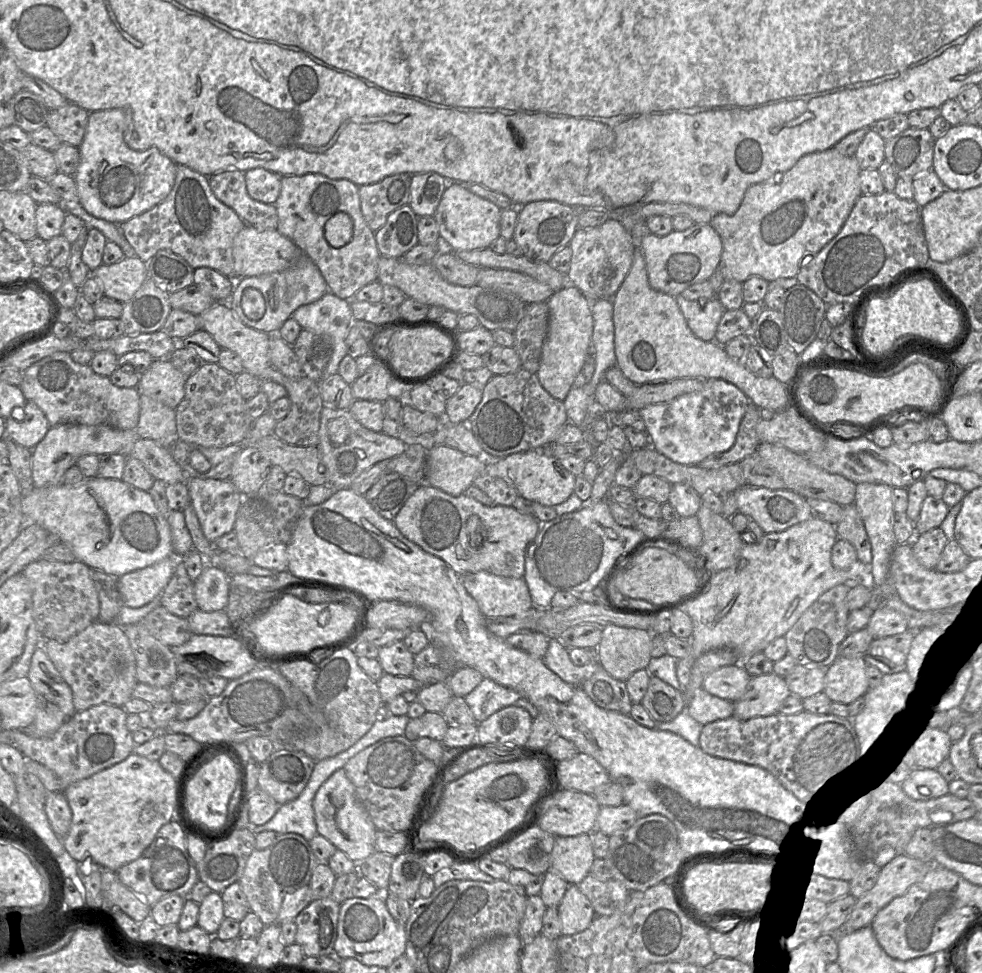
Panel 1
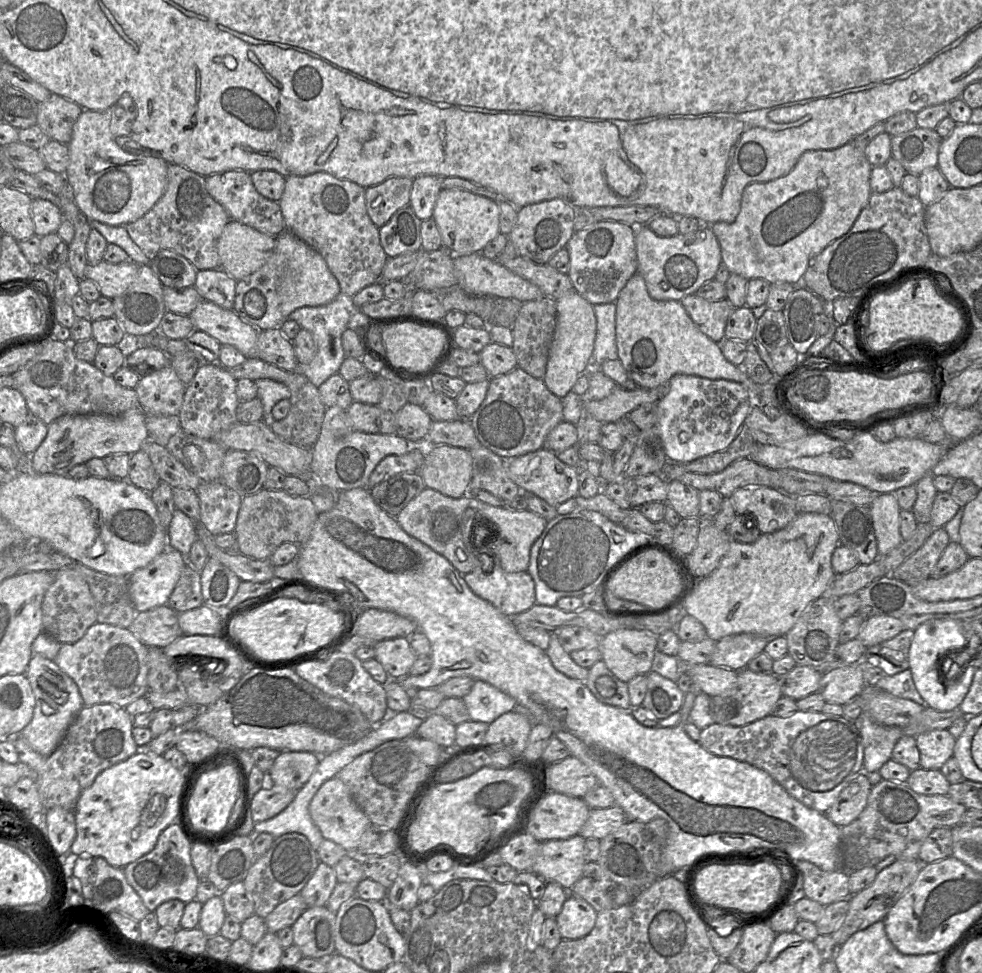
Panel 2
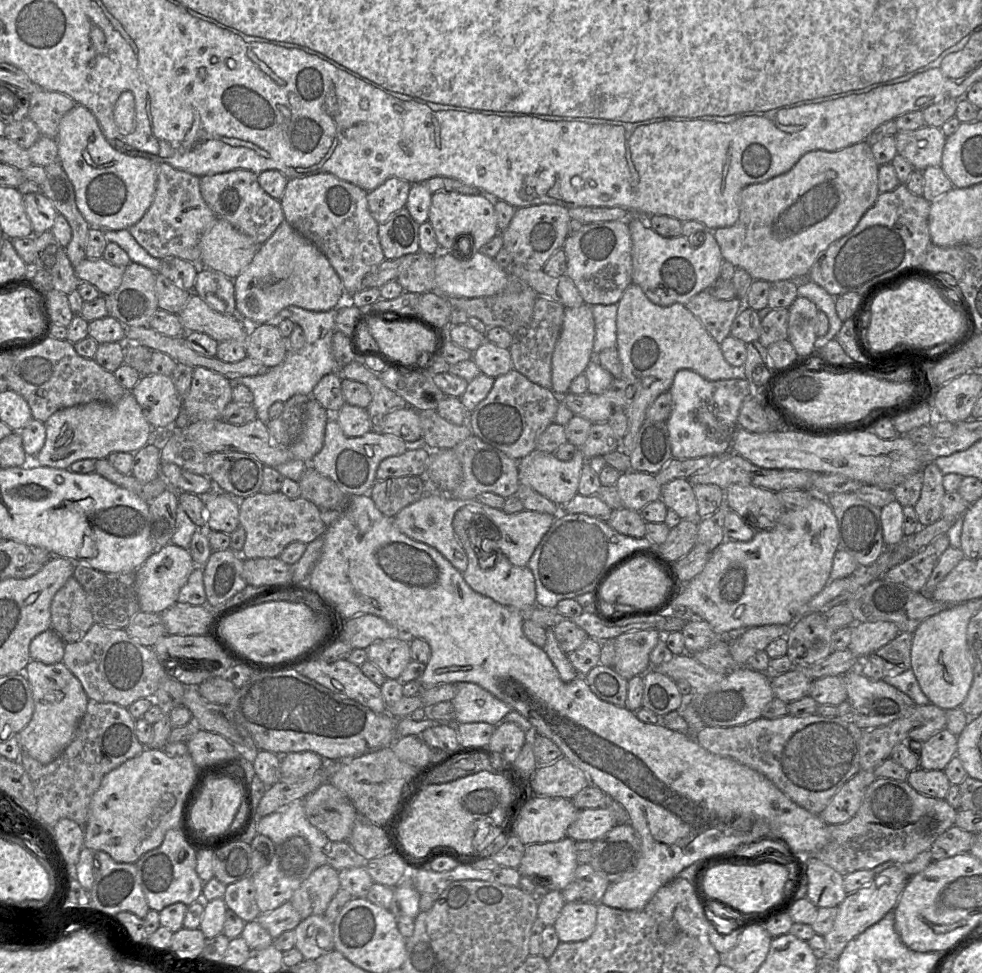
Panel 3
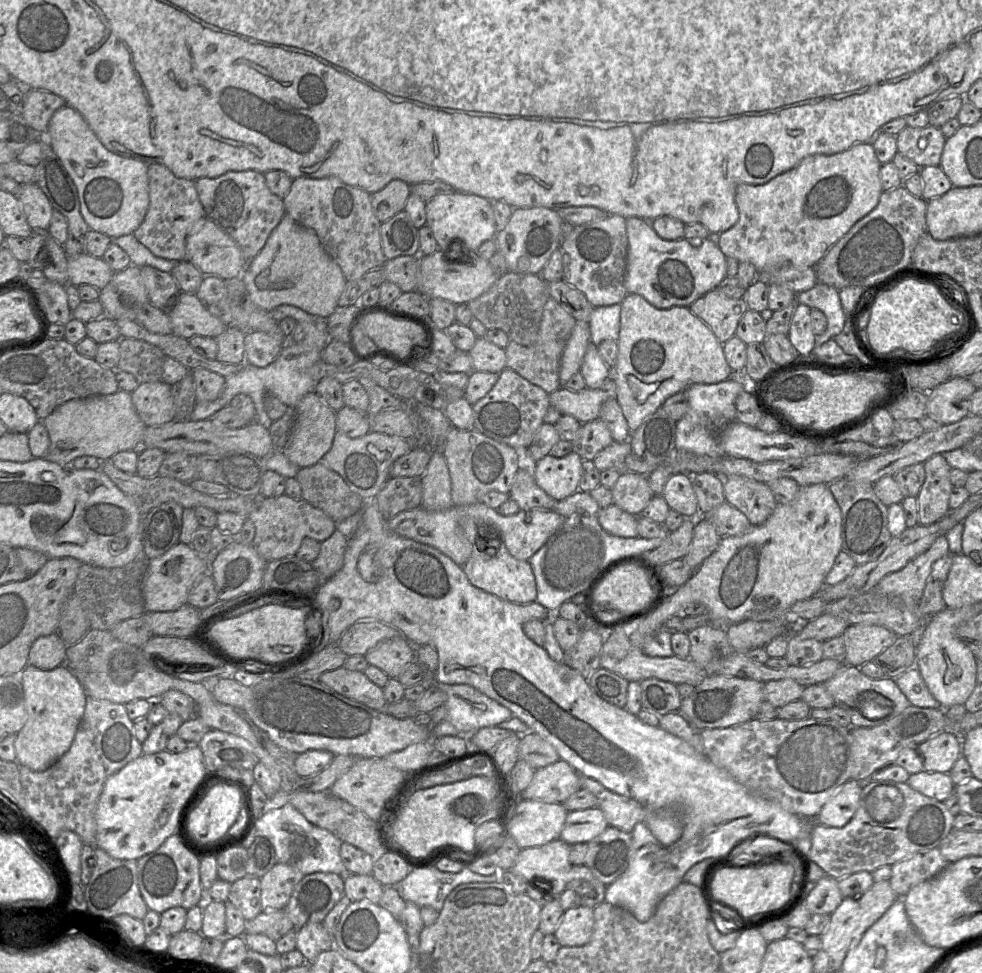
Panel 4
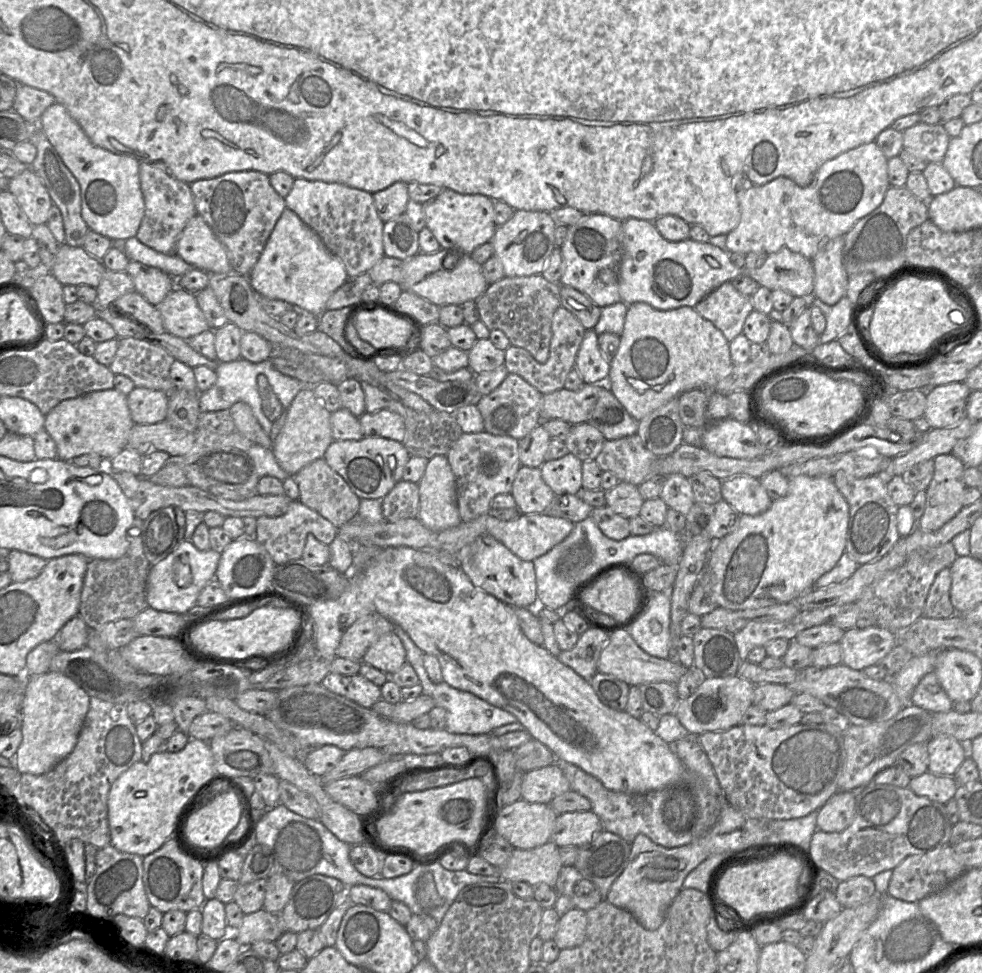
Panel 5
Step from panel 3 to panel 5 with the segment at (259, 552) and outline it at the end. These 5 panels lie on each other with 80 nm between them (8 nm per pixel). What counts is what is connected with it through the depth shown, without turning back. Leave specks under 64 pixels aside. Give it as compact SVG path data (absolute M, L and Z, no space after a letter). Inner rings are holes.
M291 501L287 511L278 517L260 516L256 519L256 541L264 546L276 565L300 559L309 534L329 545L337 536L338 529L318 512L300 501Z

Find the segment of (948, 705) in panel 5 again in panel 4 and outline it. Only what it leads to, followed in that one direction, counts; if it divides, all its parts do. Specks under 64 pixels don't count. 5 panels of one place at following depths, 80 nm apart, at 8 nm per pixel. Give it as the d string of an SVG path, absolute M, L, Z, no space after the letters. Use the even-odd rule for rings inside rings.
M916 667L907 670L894 679L911 705L922 708L942 708L928 690Z

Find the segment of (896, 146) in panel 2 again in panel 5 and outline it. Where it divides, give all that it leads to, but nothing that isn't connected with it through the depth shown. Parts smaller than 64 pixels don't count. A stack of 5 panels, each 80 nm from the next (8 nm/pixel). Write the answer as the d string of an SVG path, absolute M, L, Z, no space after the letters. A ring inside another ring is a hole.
M917 123L903 133L903 149L927 163L942 163L951 137L943 124Z

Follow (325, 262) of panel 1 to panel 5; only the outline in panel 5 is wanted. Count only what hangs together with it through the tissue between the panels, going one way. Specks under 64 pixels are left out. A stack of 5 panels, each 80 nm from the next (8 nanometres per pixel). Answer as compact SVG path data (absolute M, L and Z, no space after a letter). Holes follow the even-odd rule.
M294 178L292 189L284 200L286 208L295 212L343 262L349 278L366 273L384 257L382 239L384 222L378 216L372 194L338 183Z

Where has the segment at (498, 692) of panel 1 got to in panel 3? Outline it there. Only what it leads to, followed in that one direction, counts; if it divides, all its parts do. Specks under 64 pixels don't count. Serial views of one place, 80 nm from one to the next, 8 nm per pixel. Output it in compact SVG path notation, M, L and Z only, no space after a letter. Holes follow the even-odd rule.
M457 683L457 694L451 701L455 709L455 723L485 722L498 725L513 709L481 686Z

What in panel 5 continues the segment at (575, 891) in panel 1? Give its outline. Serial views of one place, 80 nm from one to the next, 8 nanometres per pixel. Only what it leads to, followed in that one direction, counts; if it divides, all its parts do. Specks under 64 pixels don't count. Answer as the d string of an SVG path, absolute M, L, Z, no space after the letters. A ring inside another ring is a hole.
M573 907L559 918L553 940L560 949L574 948L586 938L587 911Z

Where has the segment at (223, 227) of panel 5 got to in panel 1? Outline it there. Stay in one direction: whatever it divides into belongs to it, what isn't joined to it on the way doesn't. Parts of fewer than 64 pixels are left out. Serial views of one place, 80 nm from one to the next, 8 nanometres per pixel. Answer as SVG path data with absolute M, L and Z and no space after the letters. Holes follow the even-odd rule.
M227 169L216 172L209 177L209 185L214 195L225 205L234 210L248 225L257 229L276 229L278 224L277 210L274 204L266 204L252 199L246 189L245 172Z

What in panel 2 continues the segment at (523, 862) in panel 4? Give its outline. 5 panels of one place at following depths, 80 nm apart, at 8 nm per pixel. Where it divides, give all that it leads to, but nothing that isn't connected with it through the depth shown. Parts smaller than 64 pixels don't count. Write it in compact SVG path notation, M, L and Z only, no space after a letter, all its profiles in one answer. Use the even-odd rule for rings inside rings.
M576 835L567 839L540 842L538 855L530 871L546 882L554 882L566 890L583 877L586 839Z

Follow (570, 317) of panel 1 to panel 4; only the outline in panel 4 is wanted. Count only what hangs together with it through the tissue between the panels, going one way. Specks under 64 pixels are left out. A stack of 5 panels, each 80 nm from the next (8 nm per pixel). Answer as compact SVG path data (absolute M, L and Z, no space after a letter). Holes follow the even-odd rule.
M577 320L561 357L559 370L561 386L564 386L574 374L580 371L590 343L590 323Z

